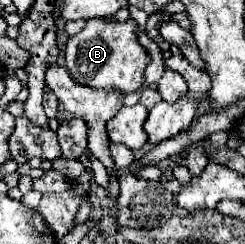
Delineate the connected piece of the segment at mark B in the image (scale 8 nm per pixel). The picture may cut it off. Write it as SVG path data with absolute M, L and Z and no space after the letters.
M94 17L86 21L86 27L68 39L64 61L74 81L92 87L136 91L144 83L144 69L150 63L150 53L138 43L136 21L118 21L114 17Z

